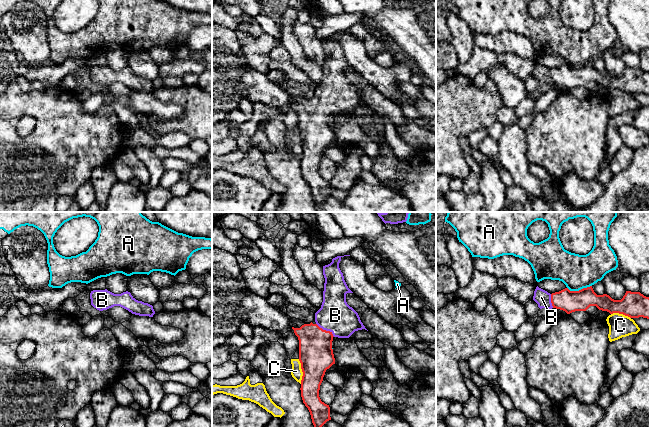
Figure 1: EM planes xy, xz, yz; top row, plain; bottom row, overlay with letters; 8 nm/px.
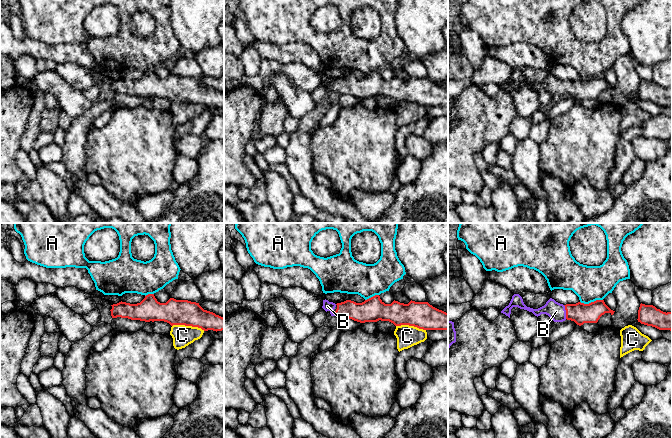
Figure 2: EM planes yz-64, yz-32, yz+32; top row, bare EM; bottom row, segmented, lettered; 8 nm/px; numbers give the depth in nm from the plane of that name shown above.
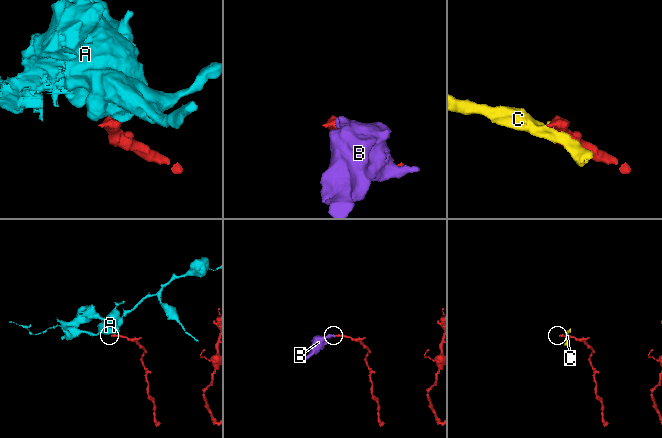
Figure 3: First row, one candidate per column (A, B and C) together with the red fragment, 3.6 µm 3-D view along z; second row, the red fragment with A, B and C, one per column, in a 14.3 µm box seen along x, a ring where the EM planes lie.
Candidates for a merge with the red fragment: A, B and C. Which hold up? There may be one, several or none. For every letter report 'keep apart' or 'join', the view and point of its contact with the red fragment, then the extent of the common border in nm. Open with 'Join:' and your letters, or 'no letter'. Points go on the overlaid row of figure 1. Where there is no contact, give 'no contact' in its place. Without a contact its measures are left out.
Join: B
A: keep apart | yz (579, 290) | 200 nm
B: join | xz (325, 330) | 190 nm
C: keep apart | xz (302, 371) | 200 nm

